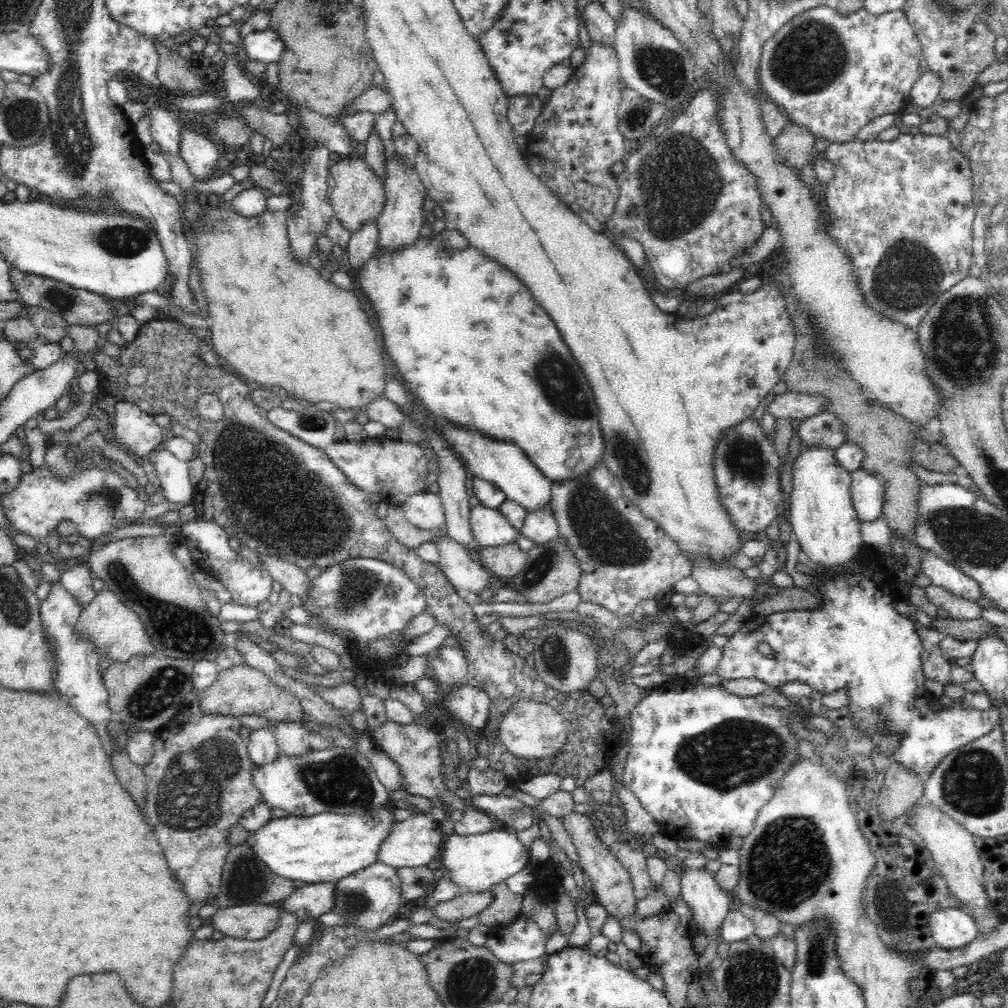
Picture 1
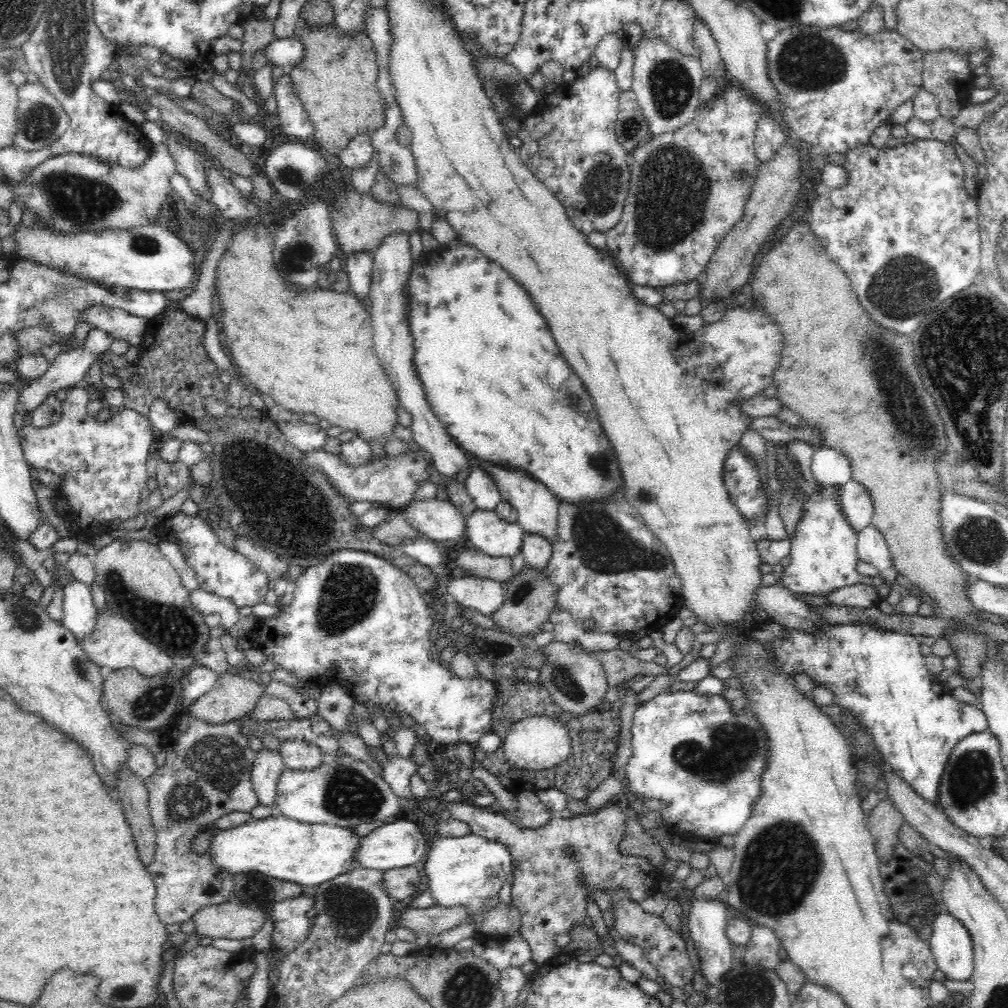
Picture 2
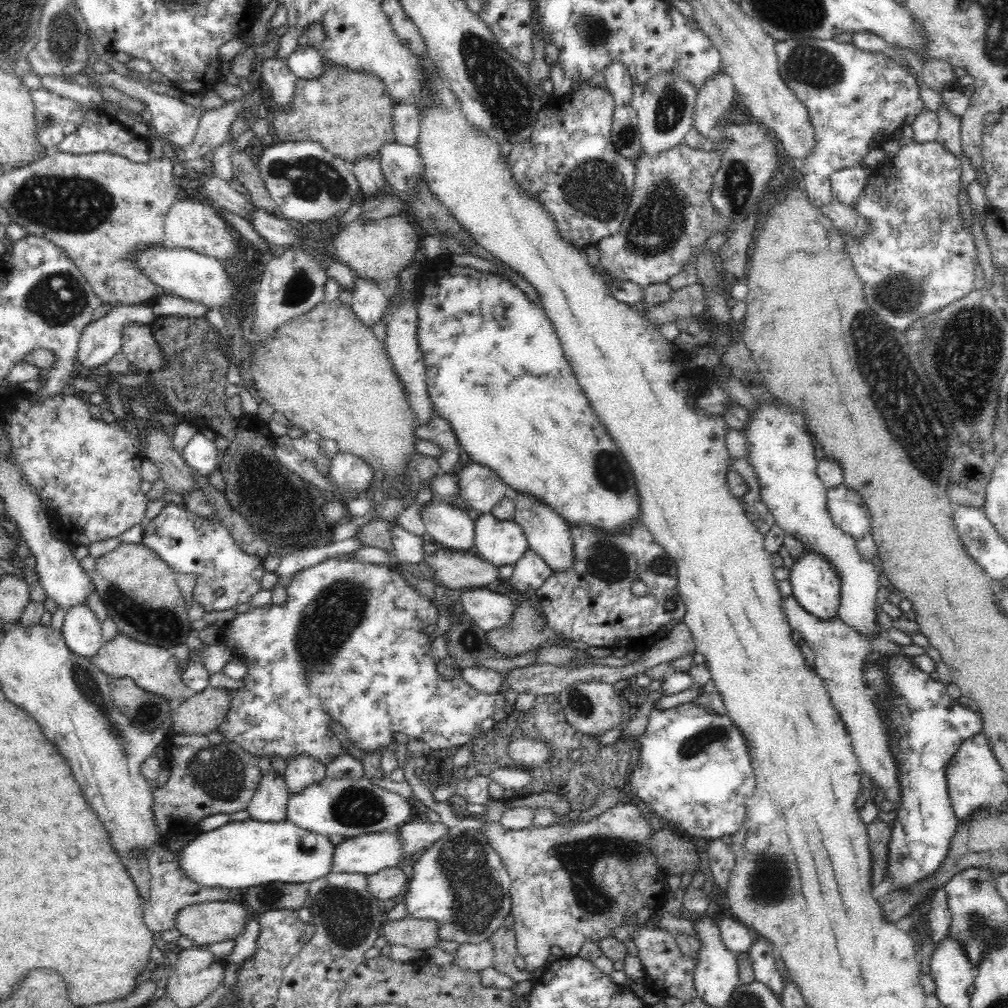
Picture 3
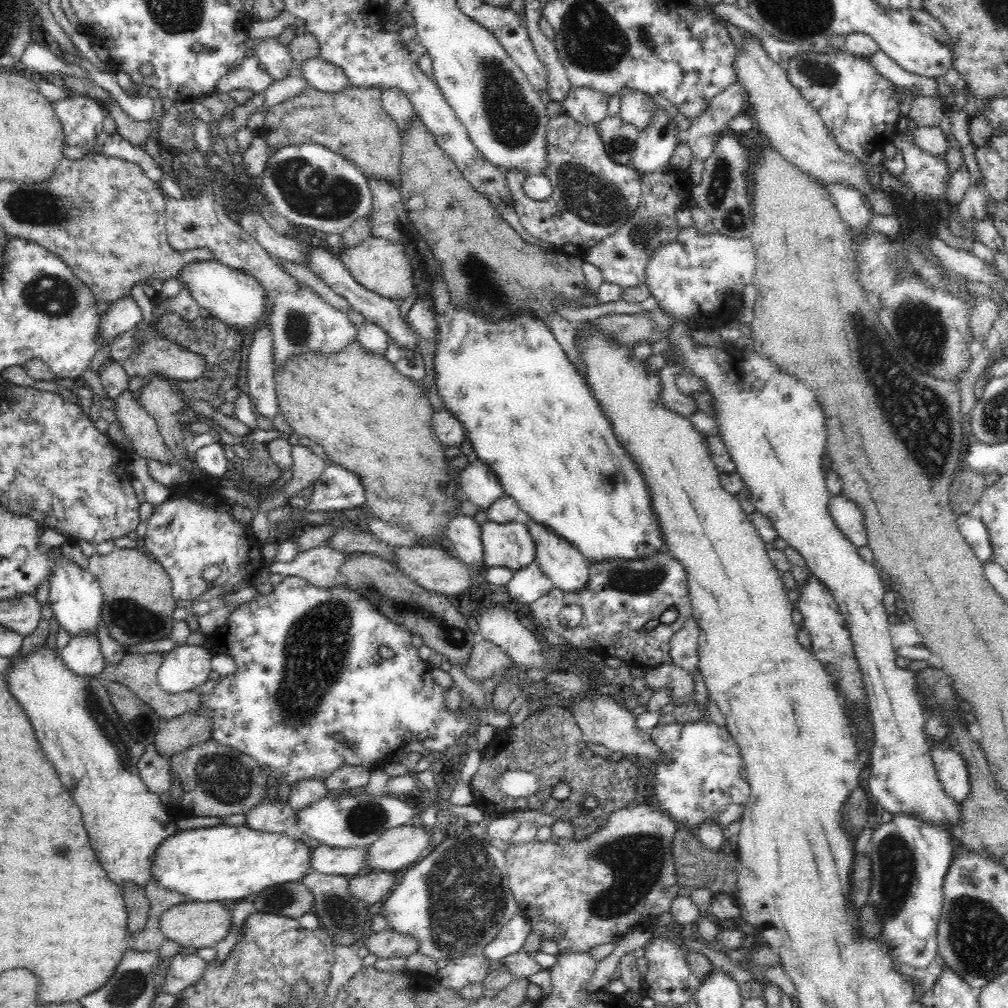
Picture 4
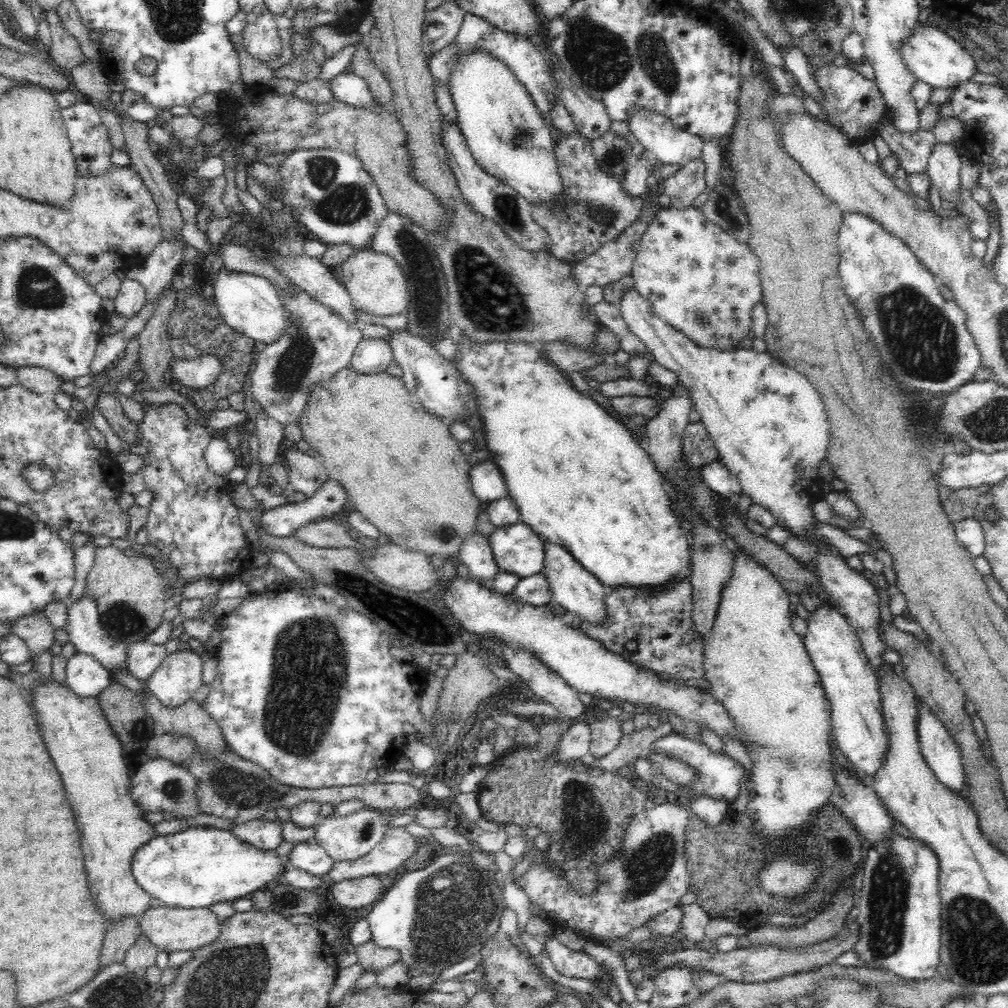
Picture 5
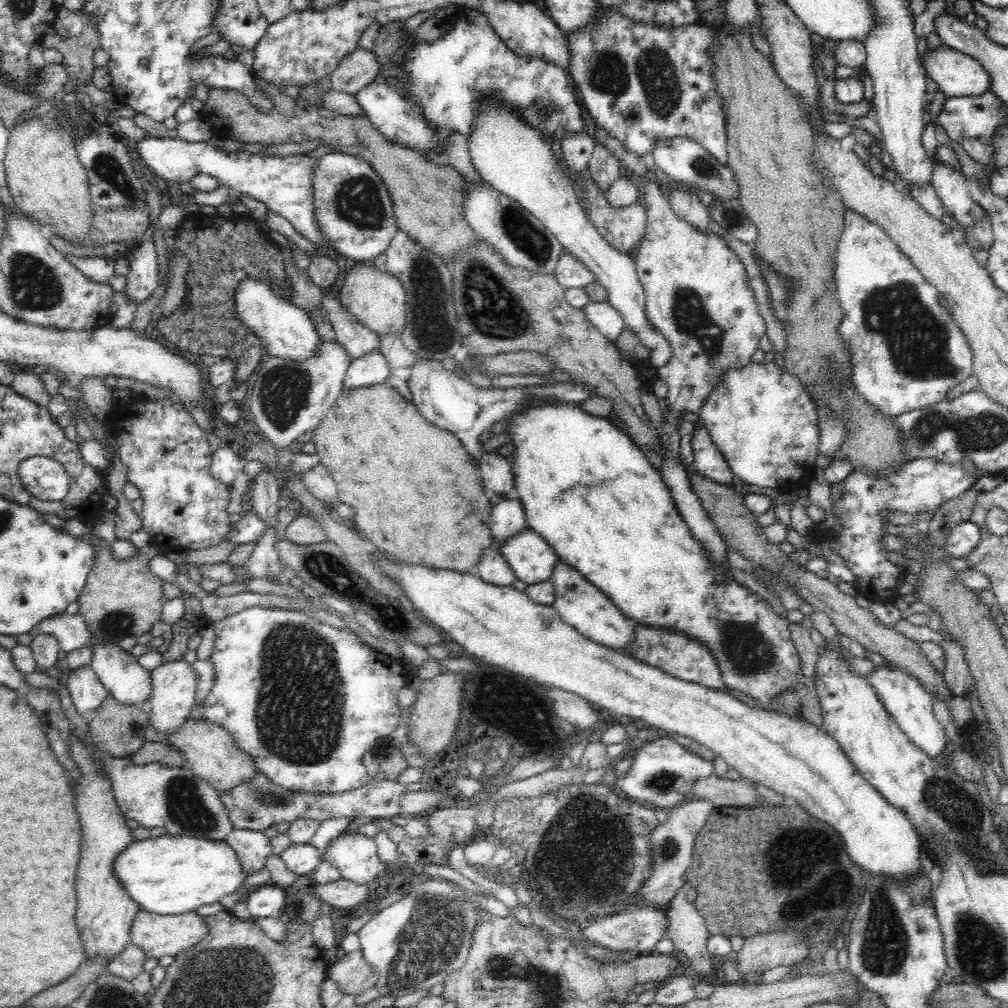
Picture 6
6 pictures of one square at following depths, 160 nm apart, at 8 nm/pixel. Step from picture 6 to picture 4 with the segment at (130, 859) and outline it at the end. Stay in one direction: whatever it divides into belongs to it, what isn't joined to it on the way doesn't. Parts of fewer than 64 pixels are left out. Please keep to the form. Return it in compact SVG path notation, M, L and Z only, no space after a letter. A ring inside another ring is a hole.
M220 824L210 828L181 828L150 856L151 880L160 887L184 896L185 900L231 904L253 899L265 888L301 880L310 872L310 849L286 833L260 833L246 825Z

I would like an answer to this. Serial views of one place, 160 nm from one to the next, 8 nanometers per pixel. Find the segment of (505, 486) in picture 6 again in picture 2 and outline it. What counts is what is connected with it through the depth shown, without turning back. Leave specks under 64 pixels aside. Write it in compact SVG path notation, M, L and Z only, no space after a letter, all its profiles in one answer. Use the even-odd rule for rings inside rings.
M474 466L463 484L478 510L494 511L501 501L502 495L495 480L482 466Z

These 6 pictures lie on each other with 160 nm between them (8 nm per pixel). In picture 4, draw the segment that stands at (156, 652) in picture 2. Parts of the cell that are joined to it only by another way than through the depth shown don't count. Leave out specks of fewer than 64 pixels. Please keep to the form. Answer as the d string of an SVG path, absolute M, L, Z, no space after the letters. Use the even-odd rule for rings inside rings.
M126 652L120 665L106 665L101 674L101 680L123 684L130 689L141 701L144 701L161 721L178 718L184 713L199 713L202 710L200 697L194 691L183 692L179 695L168 695L160 689L157 681L157 670L163 658L159 654L131 654Z

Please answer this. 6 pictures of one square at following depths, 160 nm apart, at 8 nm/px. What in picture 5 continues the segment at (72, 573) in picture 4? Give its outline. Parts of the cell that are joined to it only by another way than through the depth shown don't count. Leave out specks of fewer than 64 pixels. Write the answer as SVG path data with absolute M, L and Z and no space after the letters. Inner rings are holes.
M83 597L81 602L76 602L76 604L70 604L69 598L64 603L70 609L68 610L68 621L65 630L68 632L70 643L76 647L76 651L96 659L102 667L110 671L110 675L112 675L114 680L117 672L130 673L129 666L127 665L128 648L130 648L130 645L115 642L102 629L95 601Z

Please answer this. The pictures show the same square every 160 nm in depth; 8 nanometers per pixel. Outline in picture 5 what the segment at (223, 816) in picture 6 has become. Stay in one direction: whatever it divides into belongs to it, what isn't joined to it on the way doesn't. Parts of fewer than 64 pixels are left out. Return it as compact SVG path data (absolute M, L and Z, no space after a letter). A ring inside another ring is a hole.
M144 749L125 756L128 771L128 799L143 813L161 812L165 819L187 820L202 813L197 799L198 779L184 766L166 759L148 759Z

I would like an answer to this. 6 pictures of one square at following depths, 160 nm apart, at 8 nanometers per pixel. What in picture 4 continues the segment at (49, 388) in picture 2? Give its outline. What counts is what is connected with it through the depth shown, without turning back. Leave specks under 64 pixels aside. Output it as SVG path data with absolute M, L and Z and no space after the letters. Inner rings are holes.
M130 294L109 303L105 314L101 316L98 330L99 338L111 344L122 332L129 331L143 322L142 311Z

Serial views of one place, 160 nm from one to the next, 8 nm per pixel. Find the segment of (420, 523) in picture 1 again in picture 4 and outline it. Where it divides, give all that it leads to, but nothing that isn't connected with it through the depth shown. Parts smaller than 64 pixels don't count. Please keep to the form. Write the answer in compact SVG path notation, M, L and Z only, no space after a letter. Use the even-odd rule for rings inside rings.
M456 515L447 524L447 538L450 538L455 550L455 558L469 567L484 569L484 547L481 539L481 527L472 516Z

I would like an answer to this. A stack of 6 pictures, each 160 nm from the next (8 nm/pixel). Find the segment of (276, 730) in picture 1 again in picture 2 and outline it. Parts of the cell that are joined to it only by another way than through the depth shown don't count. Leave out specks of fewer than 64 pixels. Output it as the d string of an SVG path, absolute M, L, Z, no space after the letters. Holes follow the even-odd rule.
M296 739L281 742L279 752L285 768L292 771L313 771L325 757L320 747Z

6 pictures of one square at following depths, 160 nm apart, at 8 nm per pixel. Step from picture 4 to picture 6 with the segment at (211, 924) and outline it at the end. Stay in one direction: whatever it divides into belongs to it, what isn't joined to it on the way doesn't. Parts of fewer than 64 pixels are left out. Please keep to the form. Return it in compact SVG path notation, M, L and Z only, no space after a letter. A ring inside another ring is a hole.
M140 910L136 914L130 928L130 942L134 943L146 958L162 958L176 956L180 951L198 944L208 934L204 919L195 912L179 915L162 916Z

